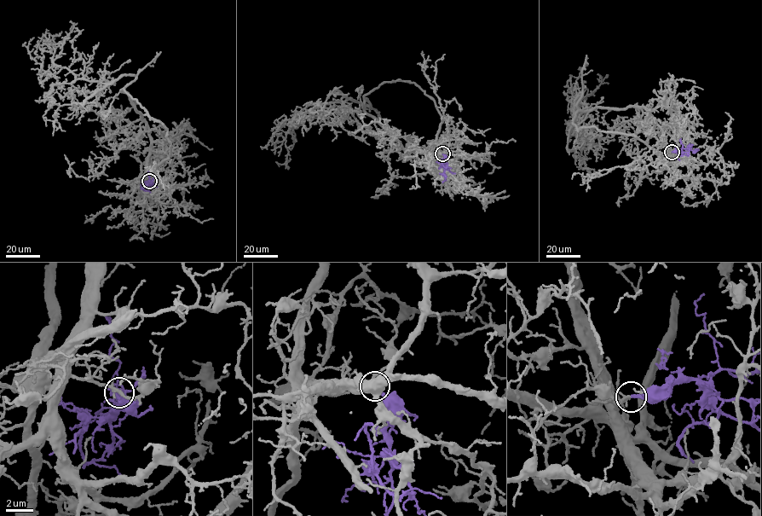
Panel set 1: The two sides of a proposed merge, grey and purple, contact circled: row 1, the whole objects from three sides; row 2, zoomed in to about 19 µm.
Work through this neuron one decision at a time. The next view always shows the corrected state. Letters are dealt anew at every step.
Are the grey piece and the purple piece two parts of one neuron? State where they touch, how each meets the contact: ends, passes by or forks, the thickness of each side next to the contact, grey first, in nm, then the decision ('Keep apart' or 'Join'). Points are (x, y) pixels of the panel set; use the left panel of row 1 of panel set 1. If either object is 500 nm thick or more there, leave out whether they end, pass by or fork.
Place: (149, 181). At the ring grey passes by. At the ring purple ends. Thickness 240 nm (grey) against 260 nm. Join

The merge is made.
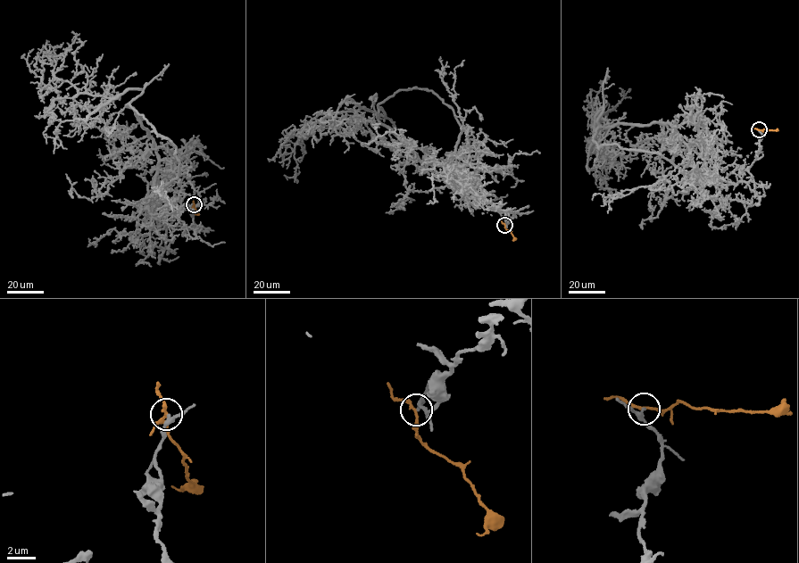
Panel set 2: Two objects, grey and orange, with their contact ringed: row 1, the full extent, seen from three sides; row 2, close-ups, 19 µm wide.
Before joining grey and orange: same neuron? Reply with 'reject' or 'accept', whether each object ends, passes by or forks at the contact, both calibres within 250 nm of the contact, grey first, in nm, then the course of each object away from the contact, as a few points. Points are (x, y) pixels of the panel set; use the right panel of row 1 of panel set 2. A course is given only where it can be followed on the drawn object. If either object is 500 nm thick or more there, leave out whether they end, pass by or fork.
reject; grey passes by; orange passes by; 240 nm thick on the grey side, 180 nm on the other; grey runs (760, 129), (746, 183), (701, 178), (665, 122), (599, 125), (603, 108), (590, 144), (624, 91); orange runs (760, 129), (778, 130)

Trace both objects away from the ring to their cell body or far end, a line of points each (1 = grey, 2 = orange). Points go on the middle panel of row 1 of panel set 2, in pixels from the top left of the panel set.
1: (505, 225), (512, 213), (422, 161), (380, 108), (319, 114), (287, 179)
2: (505, 225), (512, 240)

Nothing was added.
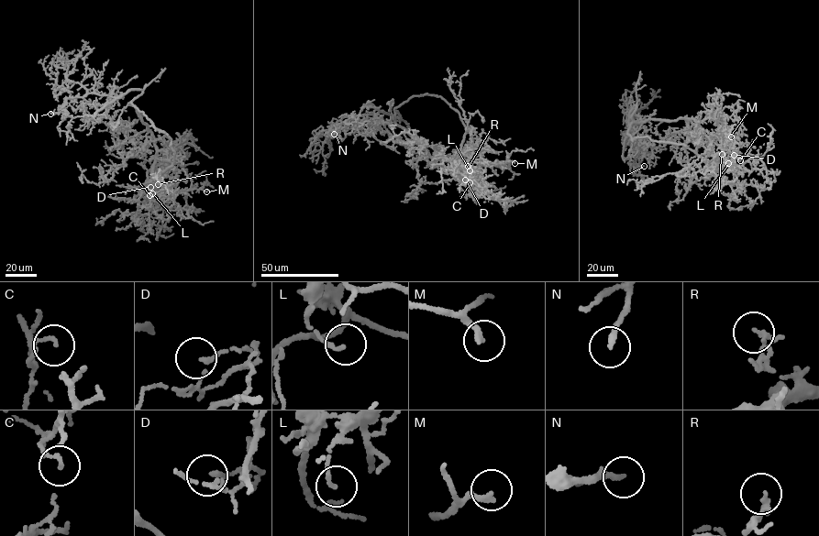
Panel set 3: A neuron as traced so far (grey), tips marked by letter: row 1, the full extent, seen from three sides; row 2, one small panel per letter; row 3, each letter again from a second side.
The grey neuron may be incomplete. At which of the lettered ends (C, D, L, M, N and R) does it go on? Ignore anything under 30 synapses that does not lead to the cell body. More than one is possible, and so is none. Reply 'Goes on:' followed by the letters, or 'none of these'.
Goes on: M, N

